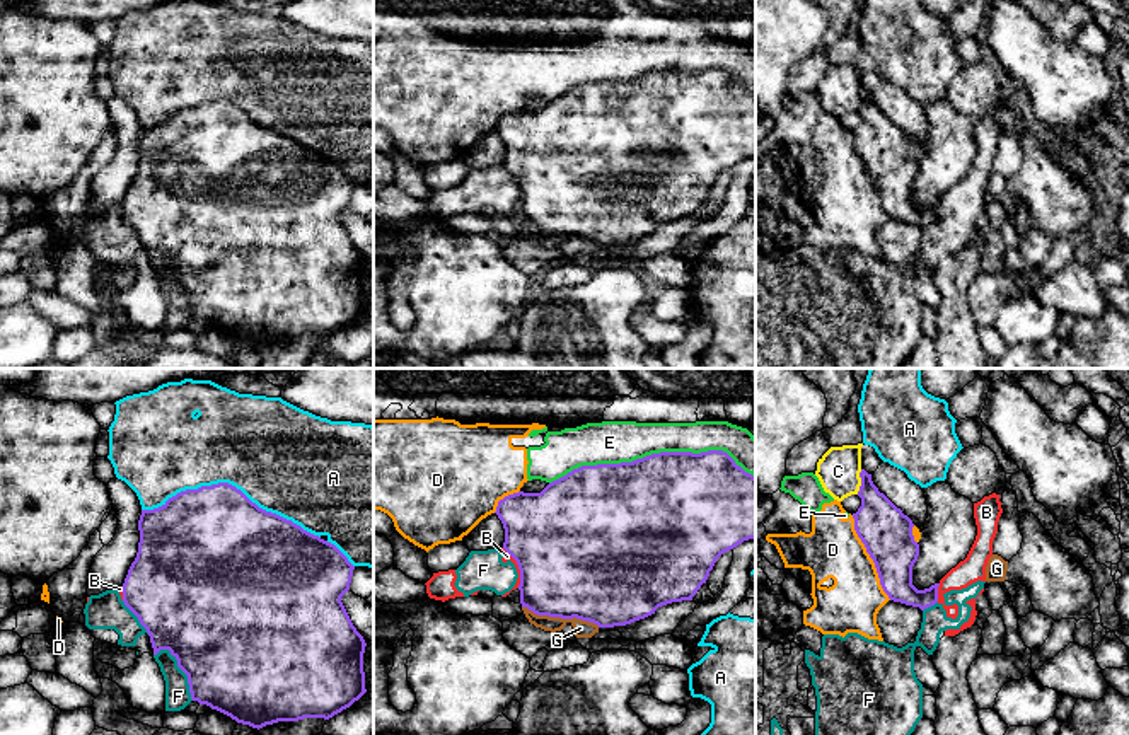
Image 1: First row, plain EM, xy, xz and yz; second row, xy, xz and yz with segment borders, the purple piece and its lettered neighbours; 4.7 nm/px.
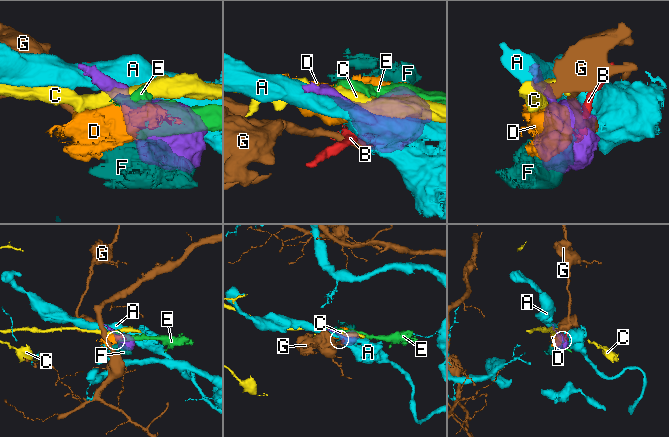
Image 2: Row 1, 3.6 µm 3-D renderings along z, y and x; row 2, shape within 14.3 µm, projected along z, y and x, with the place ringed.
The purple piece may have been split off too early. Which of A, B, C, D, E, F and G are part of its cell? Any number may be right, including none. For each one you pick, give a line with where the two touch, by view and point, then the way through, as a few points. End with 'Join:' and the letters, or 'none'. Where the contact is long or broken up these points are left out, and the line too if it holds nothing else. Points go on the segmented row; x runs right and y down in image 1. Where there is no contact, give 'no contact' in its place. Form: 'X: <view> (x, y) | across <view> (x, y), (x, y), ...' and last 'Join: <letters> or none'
Join: none

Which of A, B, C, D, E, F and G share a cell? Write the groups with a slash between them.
A / B F / C / D E / G

